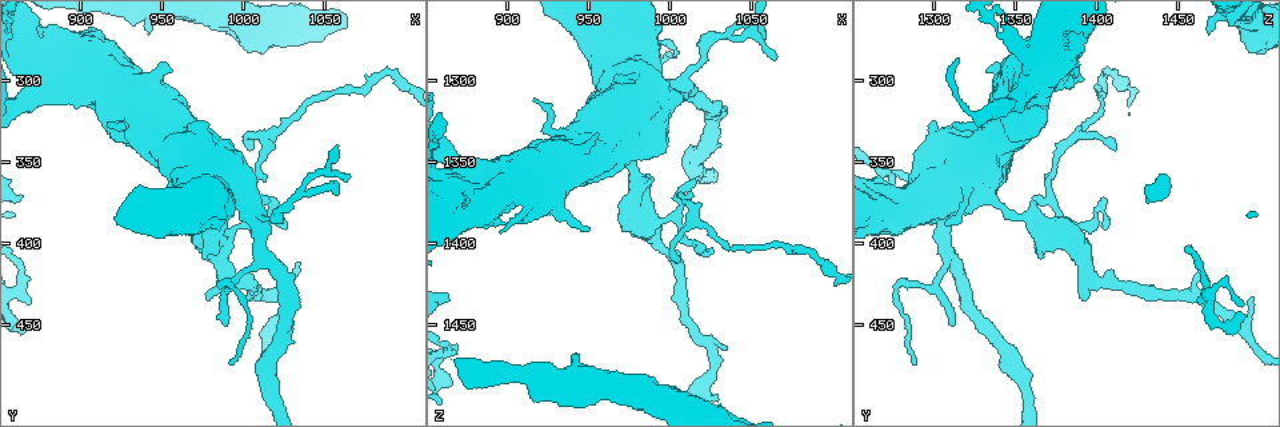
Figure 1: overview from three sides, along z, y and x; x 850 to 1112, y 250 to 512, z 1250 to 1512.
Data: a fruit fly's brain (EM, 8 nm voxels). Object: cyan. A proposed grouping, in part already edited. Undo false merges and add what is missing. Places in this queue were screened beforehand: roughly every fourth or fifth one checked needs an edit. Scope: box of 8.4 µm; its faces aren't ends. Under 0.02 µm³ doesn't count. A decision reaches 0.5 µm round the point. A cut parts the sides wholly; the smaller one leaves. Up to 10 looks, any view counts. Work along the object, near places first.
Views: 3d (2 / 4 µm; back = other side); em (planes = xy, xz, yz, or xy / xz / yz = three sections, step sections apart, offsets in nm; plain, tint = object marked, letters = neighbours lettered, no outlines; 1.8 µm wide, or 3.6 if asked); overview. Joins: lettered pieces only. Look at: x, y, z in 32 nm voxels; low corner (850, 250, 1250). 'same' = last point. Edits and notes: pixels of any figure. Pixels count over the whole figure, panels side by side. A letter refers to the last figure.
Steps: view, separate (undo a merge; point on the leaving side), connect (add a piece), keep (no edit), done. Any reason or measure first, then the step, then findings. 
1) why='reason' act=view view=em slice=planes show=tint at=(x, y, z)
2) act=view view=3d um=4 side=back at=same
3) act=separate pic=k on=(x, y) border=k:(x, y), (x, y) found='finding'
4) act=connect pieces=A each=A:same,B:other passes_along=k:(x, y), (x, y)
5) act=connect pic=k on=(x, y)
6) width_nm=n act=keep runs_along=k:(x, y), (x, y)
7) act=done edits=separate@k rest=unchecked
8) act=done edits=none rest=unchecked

why='thin arm on a thick one' act=view view=3d um=2 at=(1006, 382, 1306)

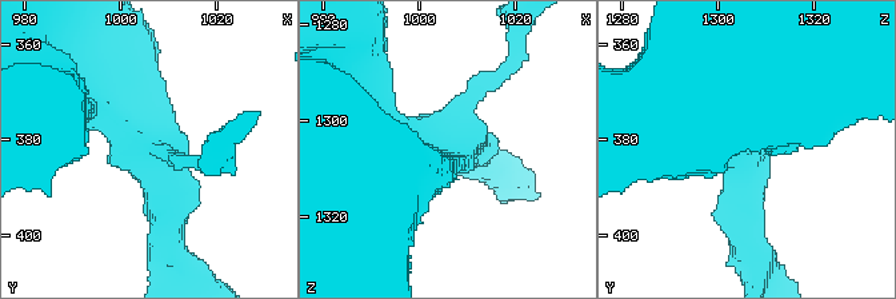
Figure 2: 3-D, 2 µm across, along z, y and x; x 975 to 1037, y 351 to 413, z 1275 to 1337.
arms=3 why='need the tissue' act=view view=em um=3.6 slice=planes show=tint at=(1005, 383, 1305)

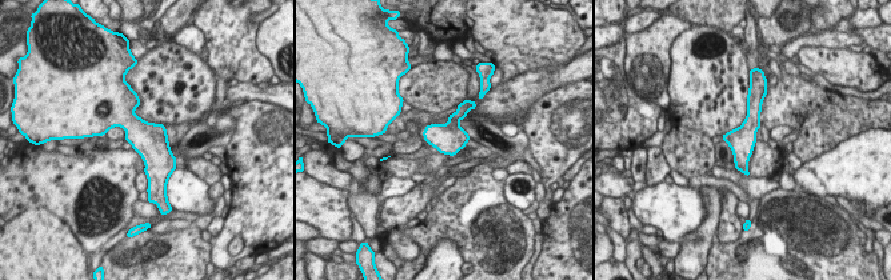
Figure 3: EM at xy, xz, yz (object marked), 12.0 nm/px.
act=view view=em um=3.6 slice=planes show=letters at=same

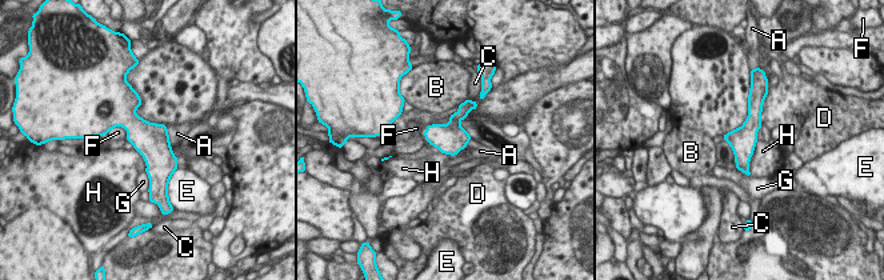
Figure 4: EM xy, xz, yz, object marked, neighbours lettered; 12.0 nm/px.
act=keep each=A:other,B:other,C:other,D:other,E:other,F:other,G:other,H:other border=4:(758, 140), (750, 160), (750, 175) found='all the same neuron'

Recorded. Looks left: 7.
act=view view=3d um=4 side=back at=(976, 326, 1298)

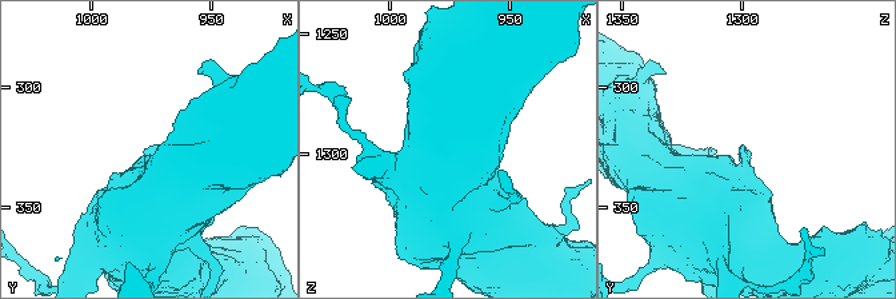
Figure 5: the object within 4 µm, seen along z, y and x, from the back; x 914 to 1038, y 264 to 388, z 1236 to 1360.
why='need the tissue' act=view view=em um=3.6 slice=planes show=tint at=(978, 325, 1298)

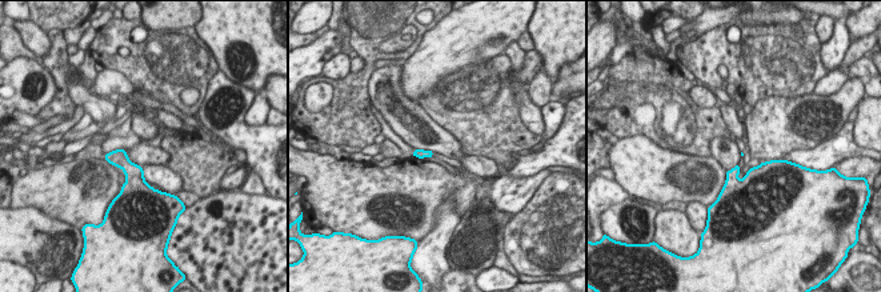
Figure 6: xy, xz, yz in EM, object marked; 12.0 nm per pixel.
act=view view=em um=3.6 slice=planes show=letters at=same

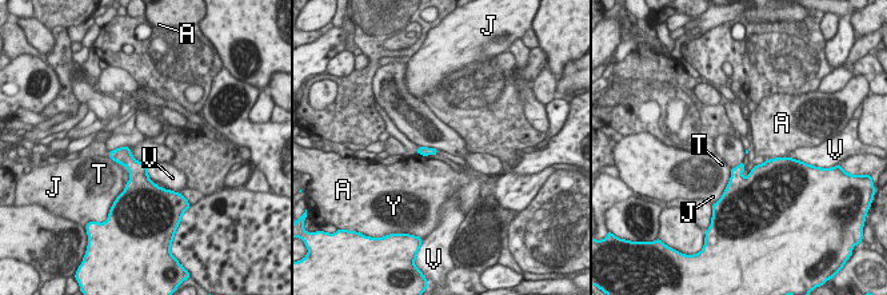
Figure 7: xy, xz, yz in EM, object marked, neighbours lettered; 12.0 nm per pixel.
act=keep each=A:other,J:other,T:other,V:other,Y:other found='none of them fits'

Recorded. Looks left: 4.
why='abrupt turn' act=view view=3d um=2 side=back at=(1086, 294, 1406)

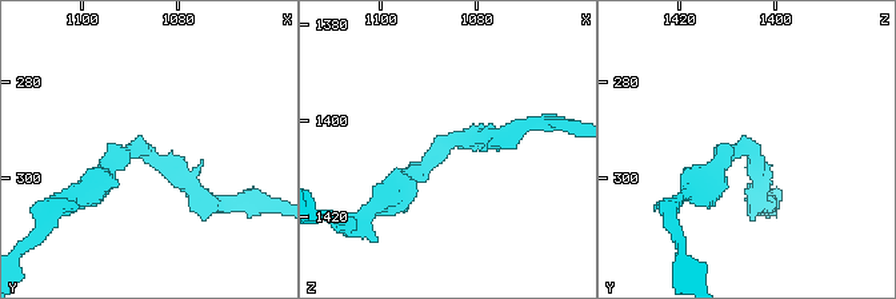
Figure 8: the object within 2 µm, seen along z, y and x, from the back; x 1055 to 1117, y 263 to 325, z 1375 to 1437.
why='shape alone is not enough' act=view view=em slice=xz step=8 show=letters at=(1088, 294, 1407)

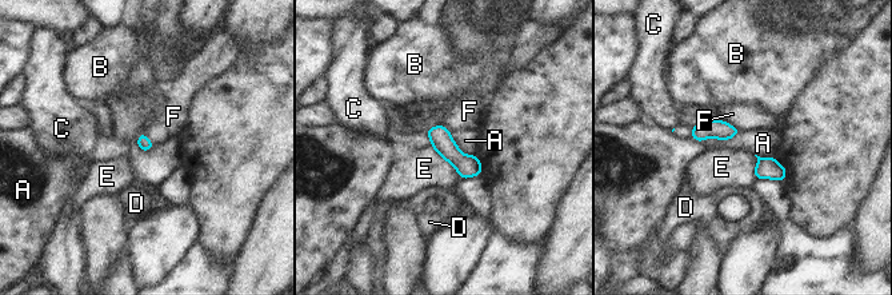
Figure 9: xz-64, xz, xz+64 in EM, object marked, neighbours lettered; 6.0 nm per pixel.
act=keep each=A:other,B:other,C:other,D:other,E:other,F:other border=9:(432, 146), (455, 168) found='continuous, no second neuron'

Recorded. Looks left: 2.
why='branch stops here' act=view view=em slice=xz step=8 show=letters at=(944, 270, 1470)

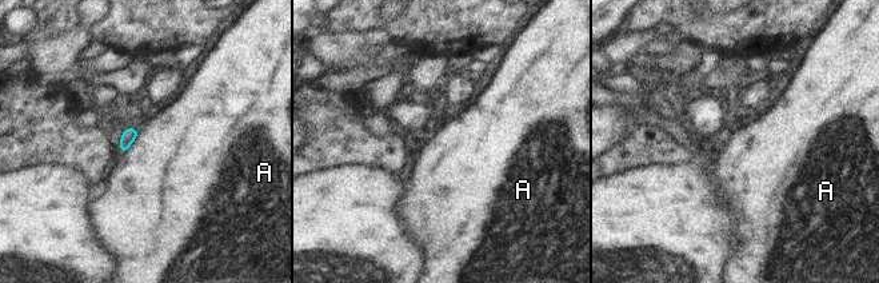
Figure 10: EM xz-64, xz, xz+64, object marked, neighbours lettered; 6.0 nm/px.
why='cut it another way' act=view view=em slice=planes show=letters at=same

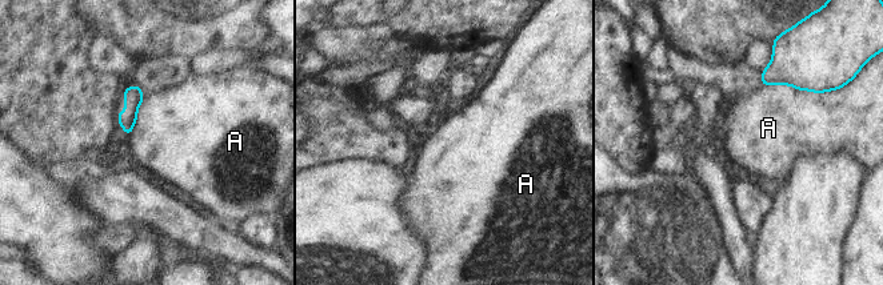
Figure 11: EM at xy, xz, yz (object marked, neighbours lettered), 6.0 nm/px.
act=keep each=A:other border=11:(762, 85), (792, 85), (823, 93) found='no lettered piece goes on from it'

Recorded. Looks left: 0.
act=done edits=none rest=unchecked

